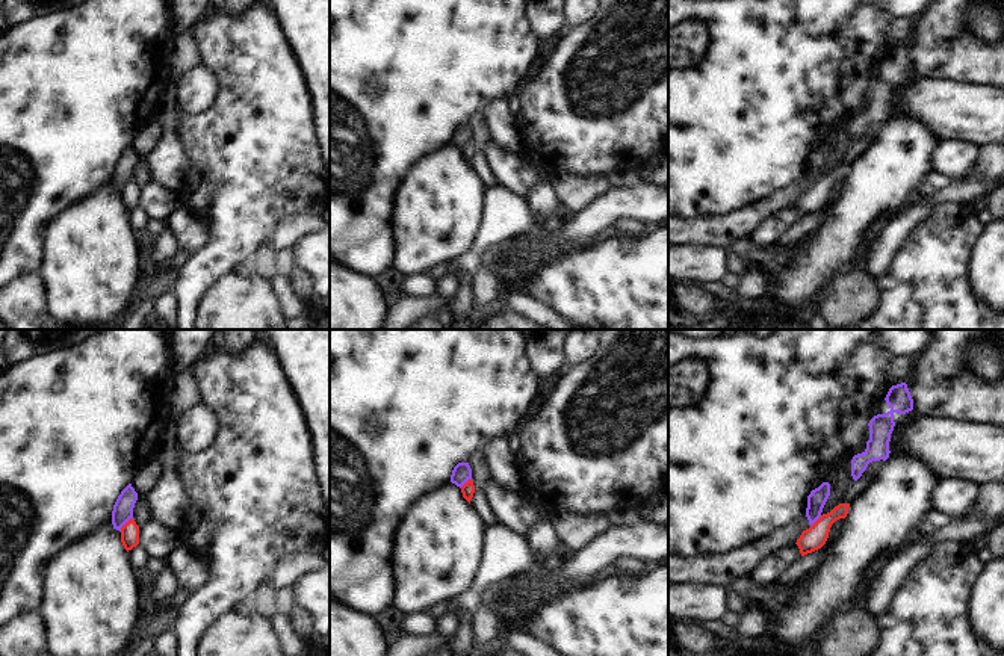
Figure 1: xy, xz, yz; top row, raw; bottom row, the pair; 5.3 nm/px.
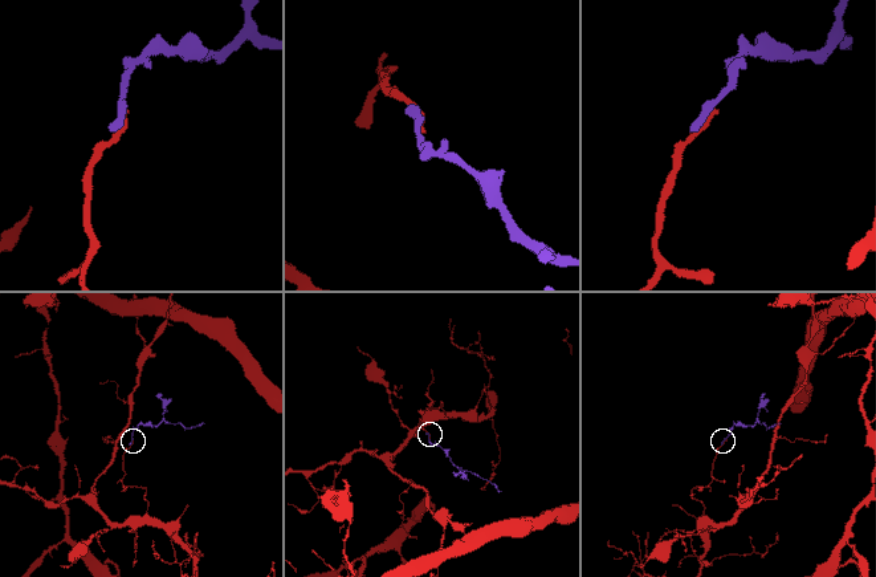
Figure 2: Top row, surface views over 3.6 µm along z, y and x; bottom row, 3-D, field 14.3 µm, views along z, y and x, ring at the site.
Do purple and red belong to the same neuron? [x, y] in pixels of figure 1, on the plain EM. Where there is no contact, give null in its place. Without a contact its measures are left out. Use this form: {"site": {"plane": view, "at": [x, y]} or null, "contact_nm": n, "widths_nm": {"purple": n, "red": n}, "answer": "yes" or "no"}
{"site": {"plane": "xy", "at": [124, 185]}, "contact_nm": 100, "widths_nm": {"purple": 110, "red": 100}, "answer": "no"}

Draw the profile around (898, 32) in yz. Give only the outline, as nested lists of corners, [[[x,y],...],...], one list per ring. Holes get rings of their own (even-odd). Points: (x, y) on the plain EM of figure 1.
[[[907,17],[894,18],[886,27],[886,44],[897,47],[901,44],[909,44],[912,36],[913,24]]]

